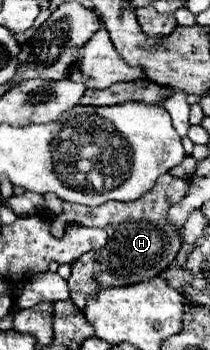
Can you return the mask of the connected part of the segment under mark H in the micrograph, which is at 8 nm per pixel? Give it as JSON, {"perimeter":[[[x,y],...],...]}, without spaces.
{"perimeter":[[[169,173],[165,177],[157,179],[157,185],[145,197],[139,197],[137,201],[107,201],[99,207],[85,207],[85,205],[73,205],[63,203],[63,213],[57,215],[57,225],[63,225],[63,221],[87,221],[87,215],[95,215],[95,221],[109,221],[107,223],[107,235],[111,237],[107,247],[103,251],[97,251],[95,255],[79,257],[73,263],[71,277],[69,277],[69,289],[71,289],[71,301],[83,309],[85,297],[97,293],[105,287],[117,287],[117,285],[133,285],[147,281],[149,277],[159,275],[165,267],[171,265],[171,261],[177,257],[181,249],[181,237],[175,227],[171,227],[165,221],[169,205],[179,201],[187,191],[187,181],[177,179]]]}

